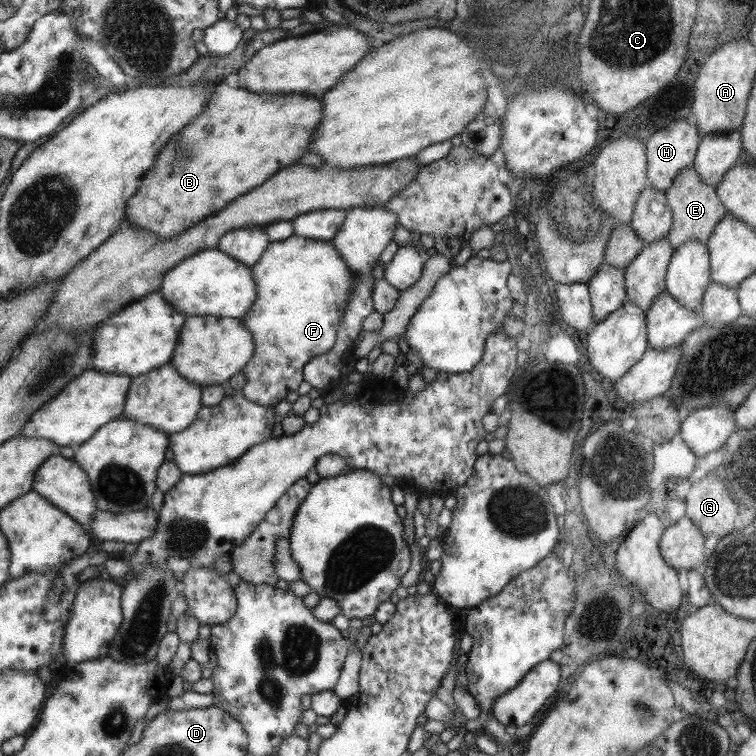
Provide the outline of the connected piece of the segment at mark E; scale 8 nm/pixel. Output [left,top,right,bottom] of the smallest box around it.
[664,165,727,249]

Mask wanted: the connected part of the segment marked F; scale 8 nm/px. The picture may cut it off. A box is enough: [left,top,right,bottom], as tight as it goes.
[240,234,352,408]

